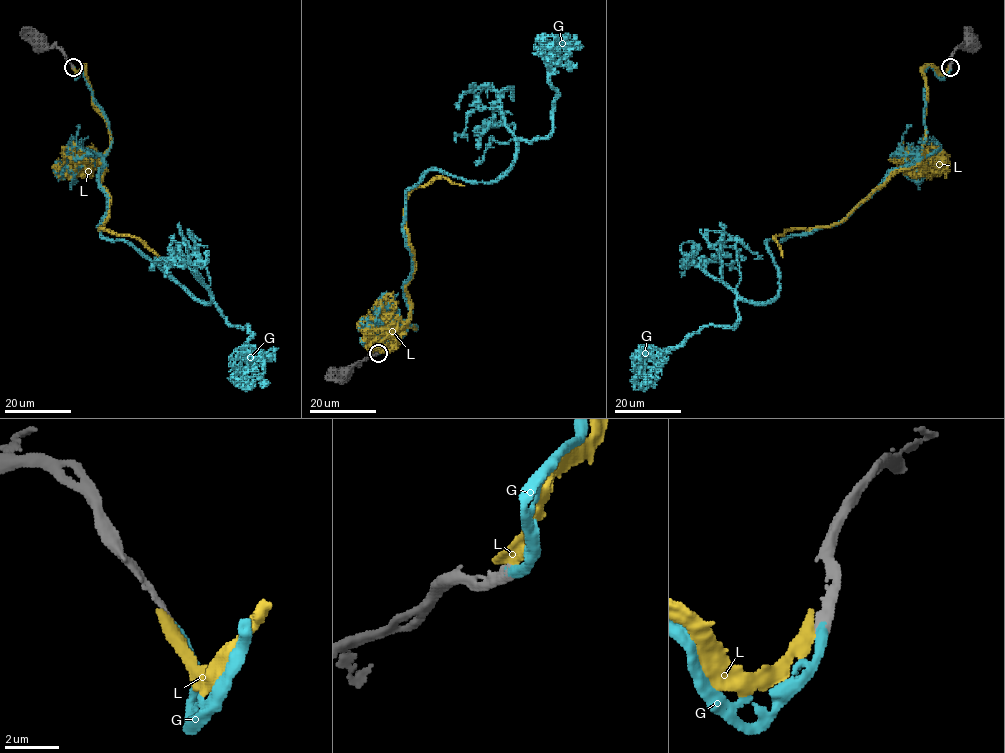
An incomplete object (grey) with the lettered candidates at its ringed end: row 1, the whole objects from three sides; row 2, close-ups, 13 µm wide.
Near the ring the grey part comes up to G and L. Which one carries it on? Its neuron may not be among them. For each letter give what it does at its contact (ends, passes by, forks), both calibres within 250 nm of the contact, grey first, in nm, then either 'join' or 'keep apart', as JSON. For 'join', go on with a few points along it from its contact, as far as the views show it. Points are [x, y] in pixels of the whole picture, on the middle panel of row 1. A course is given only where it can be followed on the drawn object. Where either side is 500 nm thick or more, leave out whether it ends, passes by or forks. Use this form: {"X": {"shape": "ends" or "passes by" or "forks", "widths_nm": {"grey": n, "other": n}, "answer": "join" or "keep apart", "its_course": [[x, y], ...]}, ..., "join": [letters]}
{"G": {"shape": "ends", "widths_nm": {"grey": 360, "other": 380}, "answer": "join", "its_course": [[377, 354], [416, 328], [406, 191], [435, 169], [495, 181], [519, 139], [547, 136], [537, 37], [569, 44]]}, "L": {"widths_nm": {"grey": 360, "other": 500}, "answer": "keep apart"}, "join": ["G"]}

